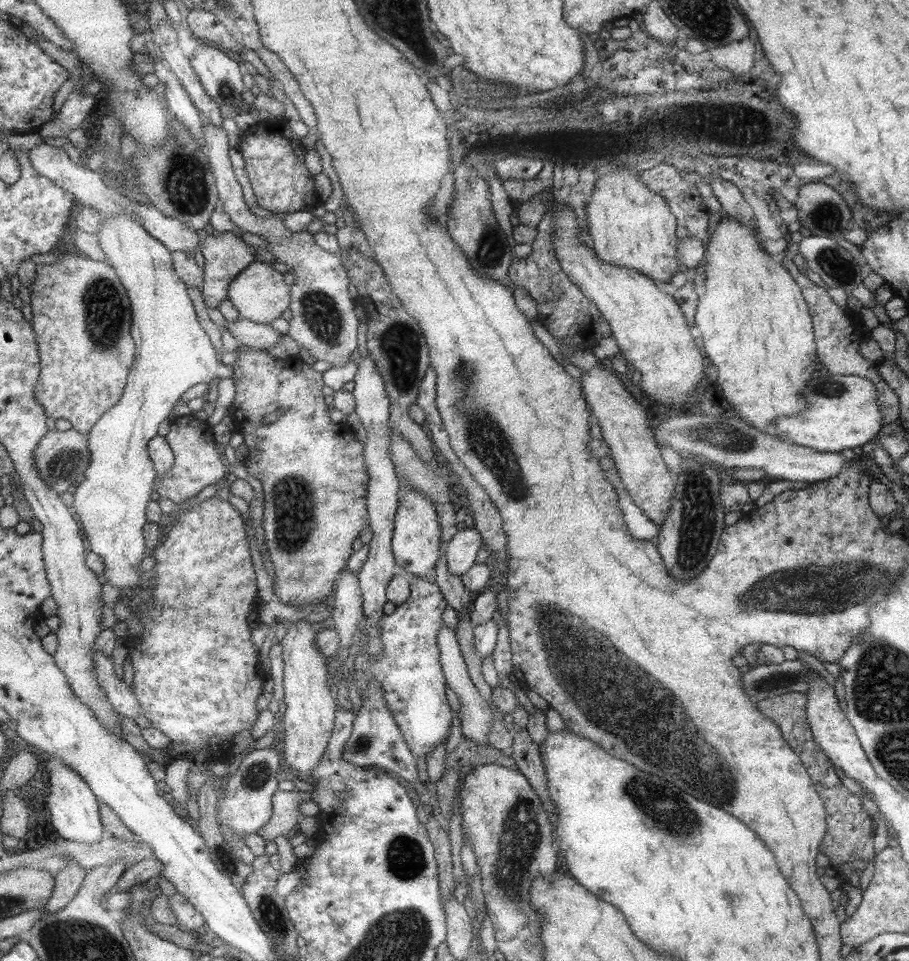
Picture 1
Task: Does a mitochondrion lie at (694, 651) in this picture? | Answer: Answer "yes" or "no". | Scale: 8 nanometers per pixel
no

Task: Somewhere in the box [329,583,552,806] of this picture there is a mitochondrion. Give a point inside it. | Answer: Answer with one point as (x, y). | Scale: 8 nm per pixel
(359, 748)

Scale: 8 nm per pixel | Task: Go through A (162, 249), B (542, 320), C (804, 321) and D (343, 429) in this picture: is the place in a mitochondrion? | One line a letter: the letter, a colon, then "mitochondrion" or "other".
A: other
B: other
C: other
D: other

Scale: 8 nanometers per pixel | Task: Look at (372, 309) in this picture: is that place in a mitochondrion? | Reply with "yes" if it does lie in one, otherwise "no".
yes

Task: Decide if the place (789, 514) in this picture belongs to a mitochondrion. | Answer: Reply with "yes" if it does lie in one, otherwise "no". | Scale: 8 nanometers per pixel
no

